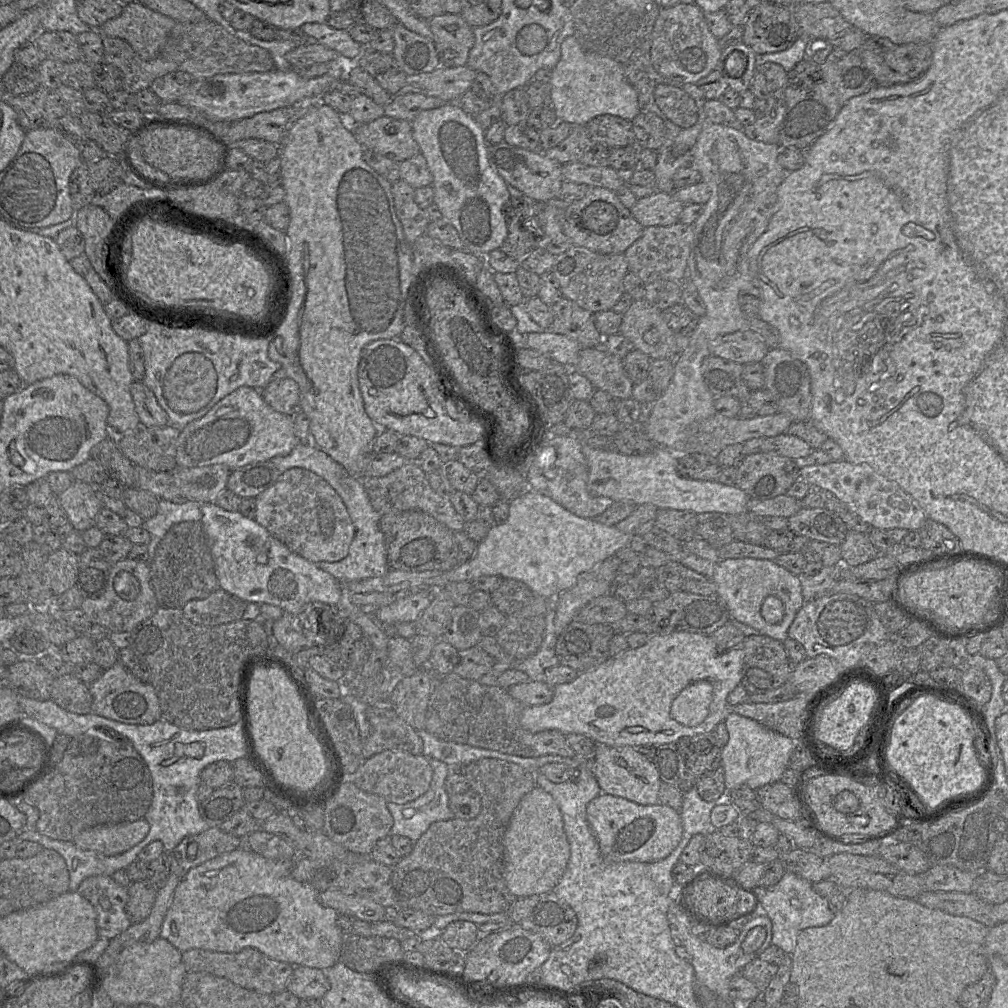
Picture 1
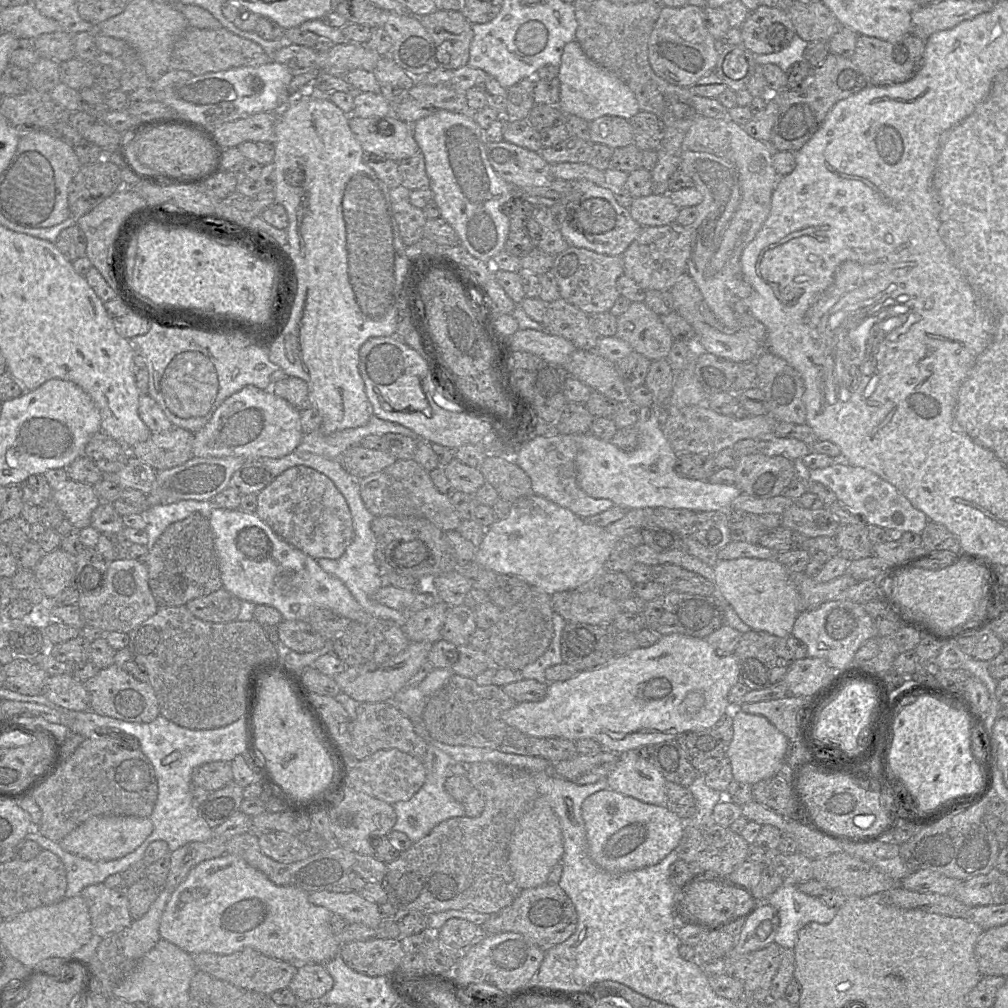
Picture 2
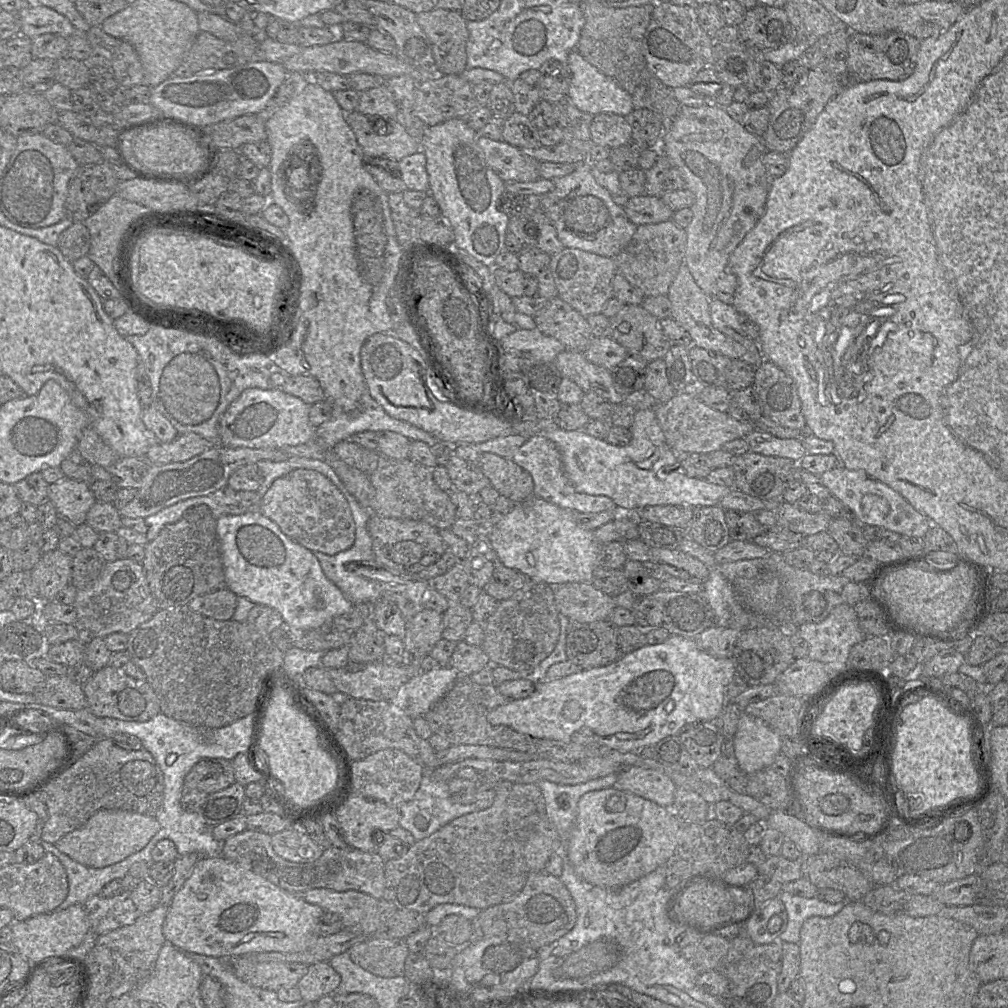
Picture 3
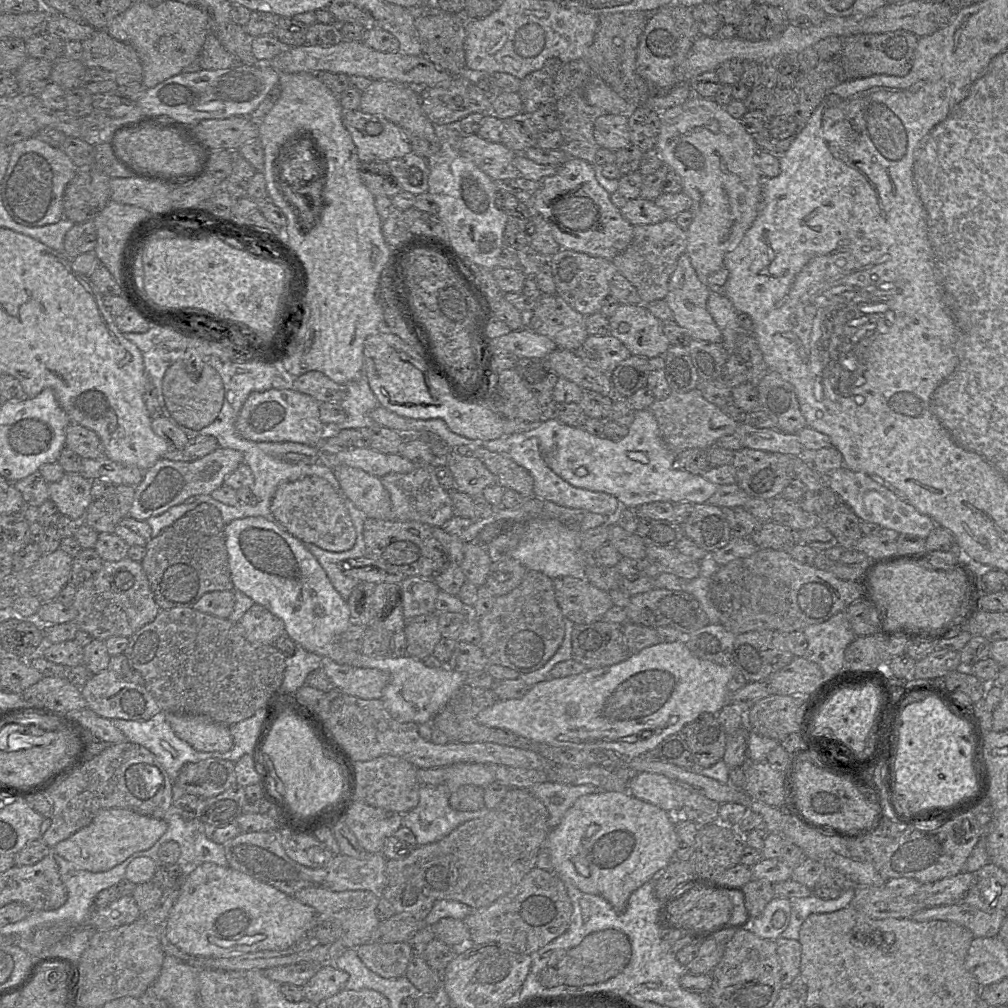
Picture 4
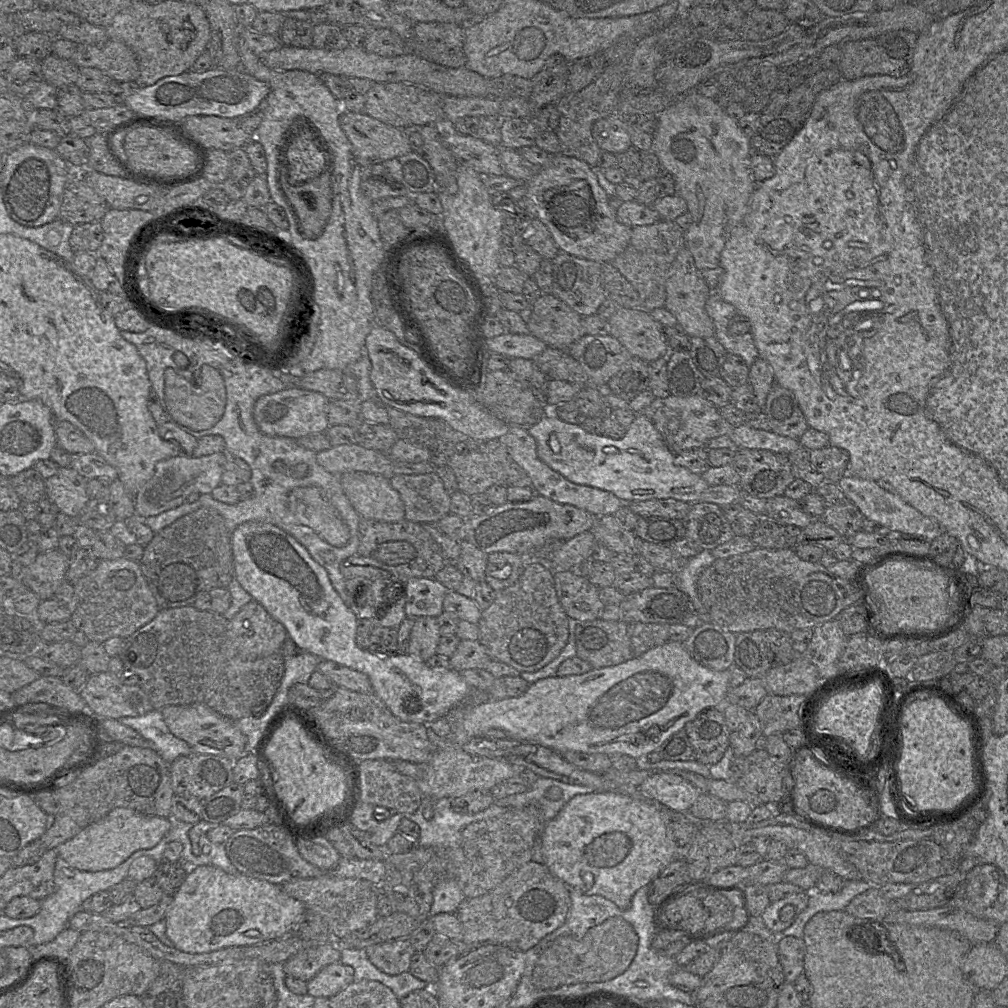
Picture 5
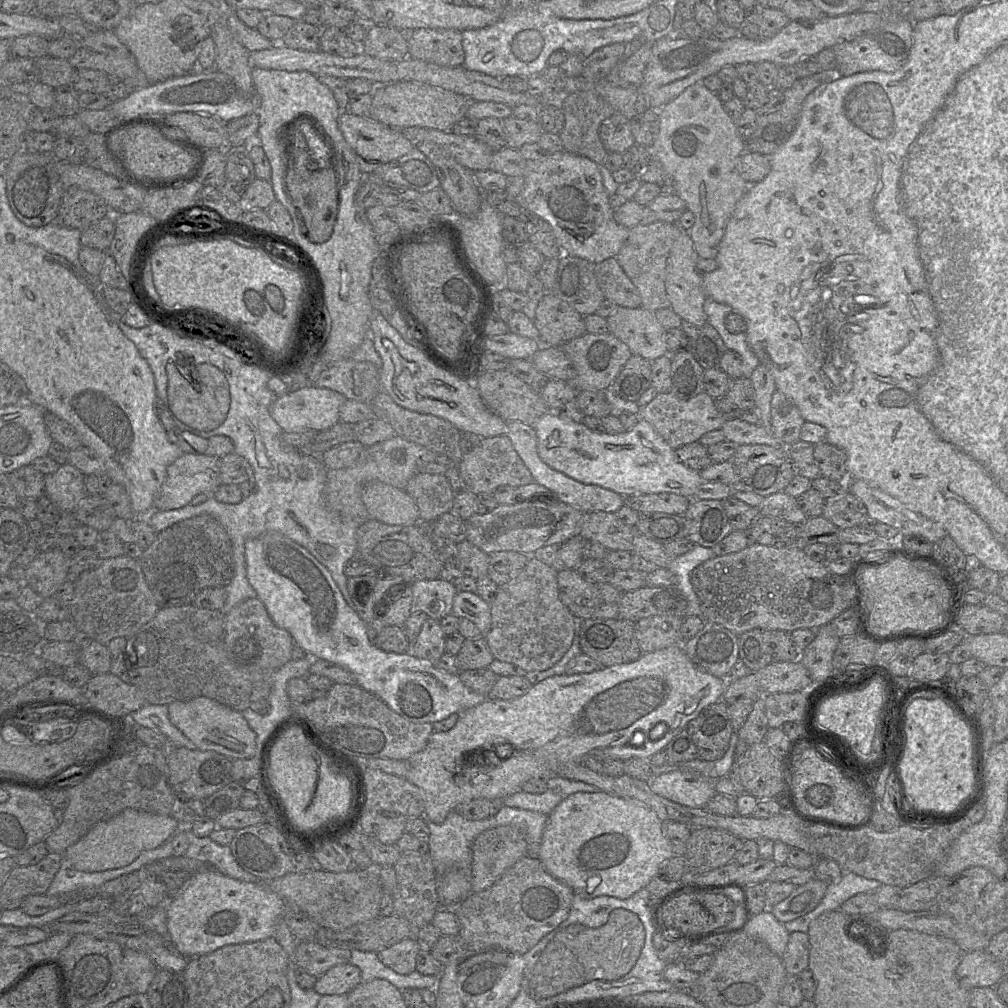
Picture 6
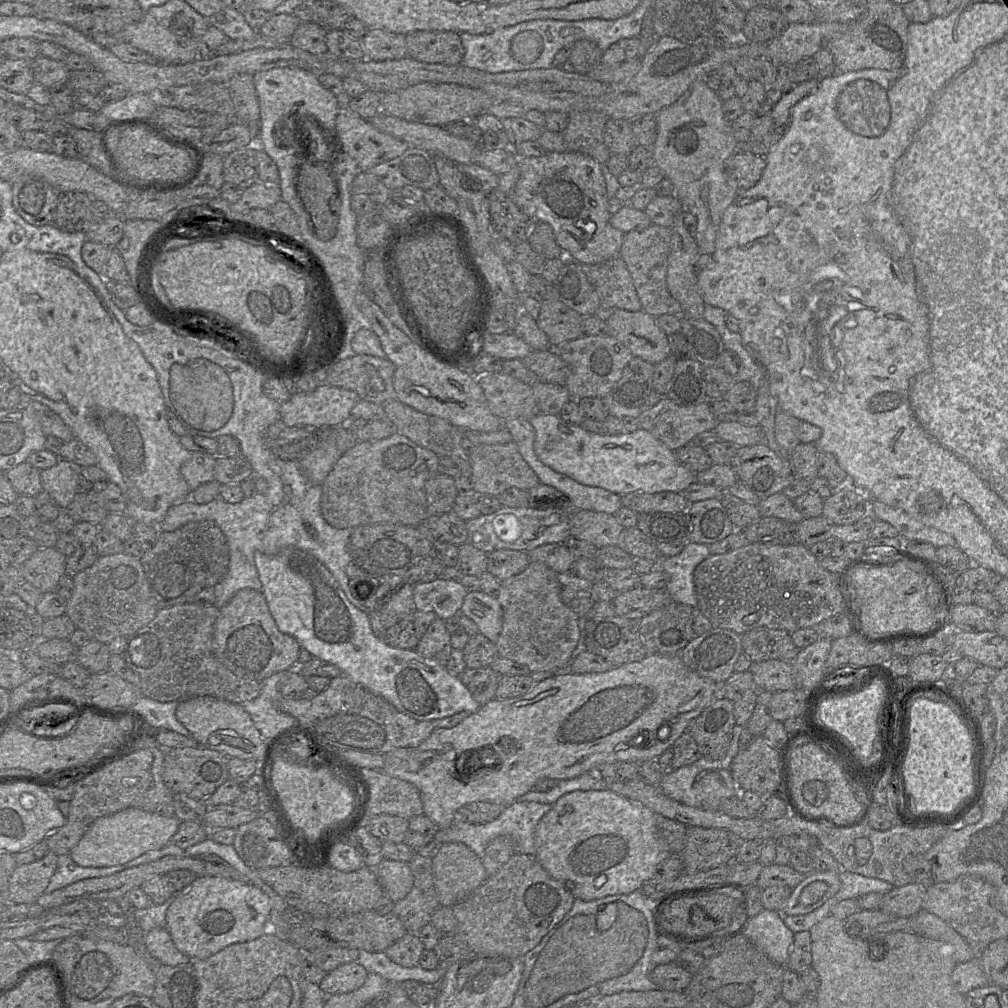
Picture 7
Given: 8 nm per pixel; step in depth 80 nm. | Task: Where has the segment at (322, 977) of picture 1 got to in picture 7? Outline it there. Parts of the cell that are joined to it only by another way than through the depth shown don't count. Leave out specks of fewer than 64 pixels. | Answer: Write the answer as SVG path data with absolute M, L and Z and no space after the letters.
M350 962L327 973L319 987L328 994L343 994L359 989L366 981L368 971L361 964Z

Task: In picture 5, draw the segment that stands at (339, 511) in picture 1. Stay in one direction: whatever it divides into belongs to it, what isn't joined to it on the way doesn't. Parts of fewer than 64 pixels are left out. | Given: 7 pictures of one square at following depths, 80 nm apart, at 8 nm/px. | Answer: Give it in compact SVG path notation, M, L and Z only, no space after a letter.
M304 486L292 489L287 497L287 506L300 524L311 528L332 546L342 547L349 541L348 526L318 487Z

